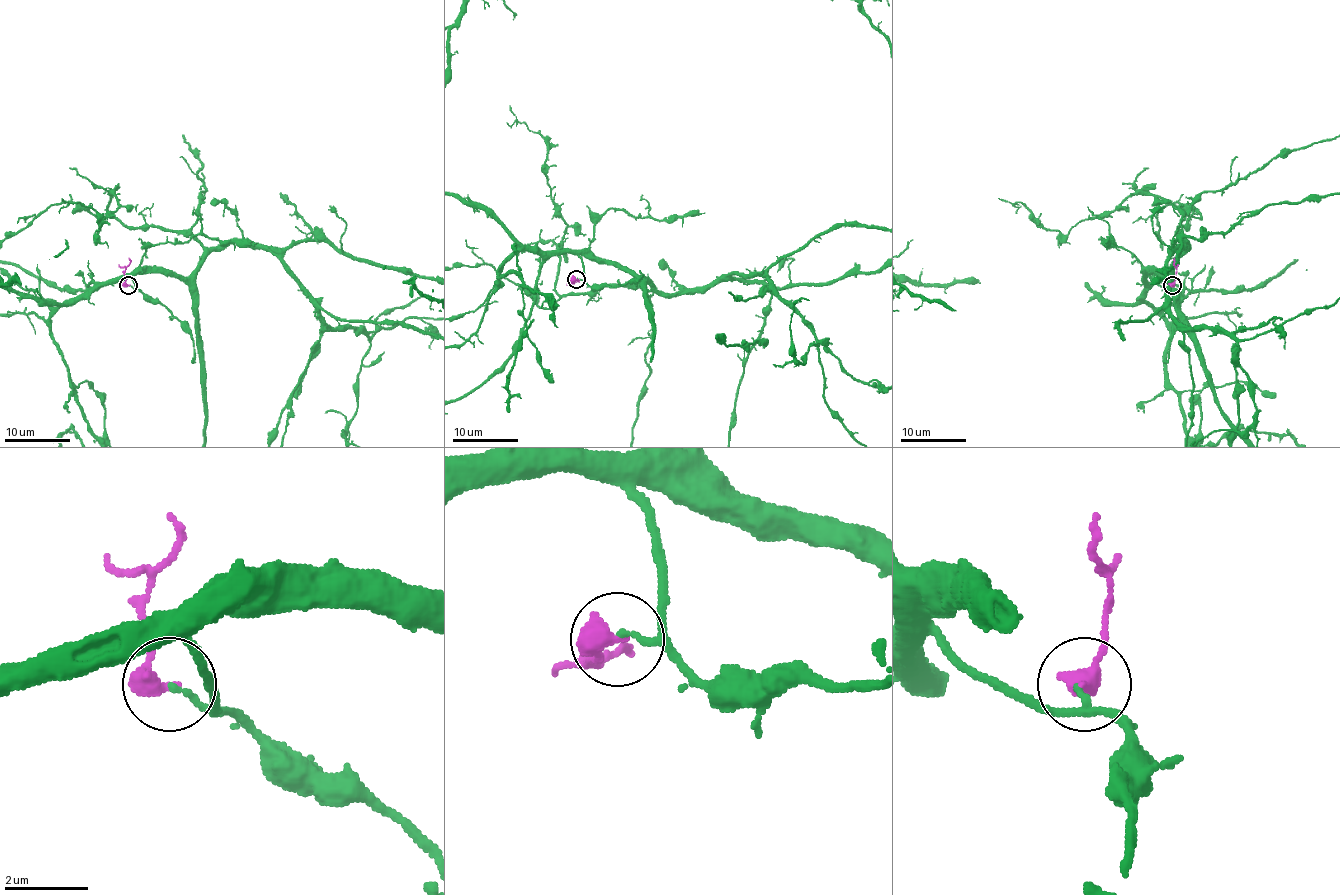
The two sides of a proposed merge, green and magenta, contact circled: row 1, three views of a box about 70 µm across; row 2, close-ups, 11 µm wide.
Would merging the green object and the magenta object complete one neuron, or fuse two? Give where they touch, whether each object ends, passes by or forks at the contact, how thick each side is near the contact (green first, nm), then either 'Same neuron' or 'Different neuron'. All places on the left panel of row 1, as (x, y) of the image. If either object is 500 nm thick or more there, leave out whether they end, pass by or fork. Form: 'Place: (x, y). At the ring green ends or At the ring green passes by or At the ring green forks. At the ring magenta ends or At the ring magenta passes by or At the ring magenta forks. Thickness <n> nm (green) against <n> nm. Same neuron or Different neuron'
Place: (128, 285). Thickness 130 nm (green) against 500 nm. Different neuron

